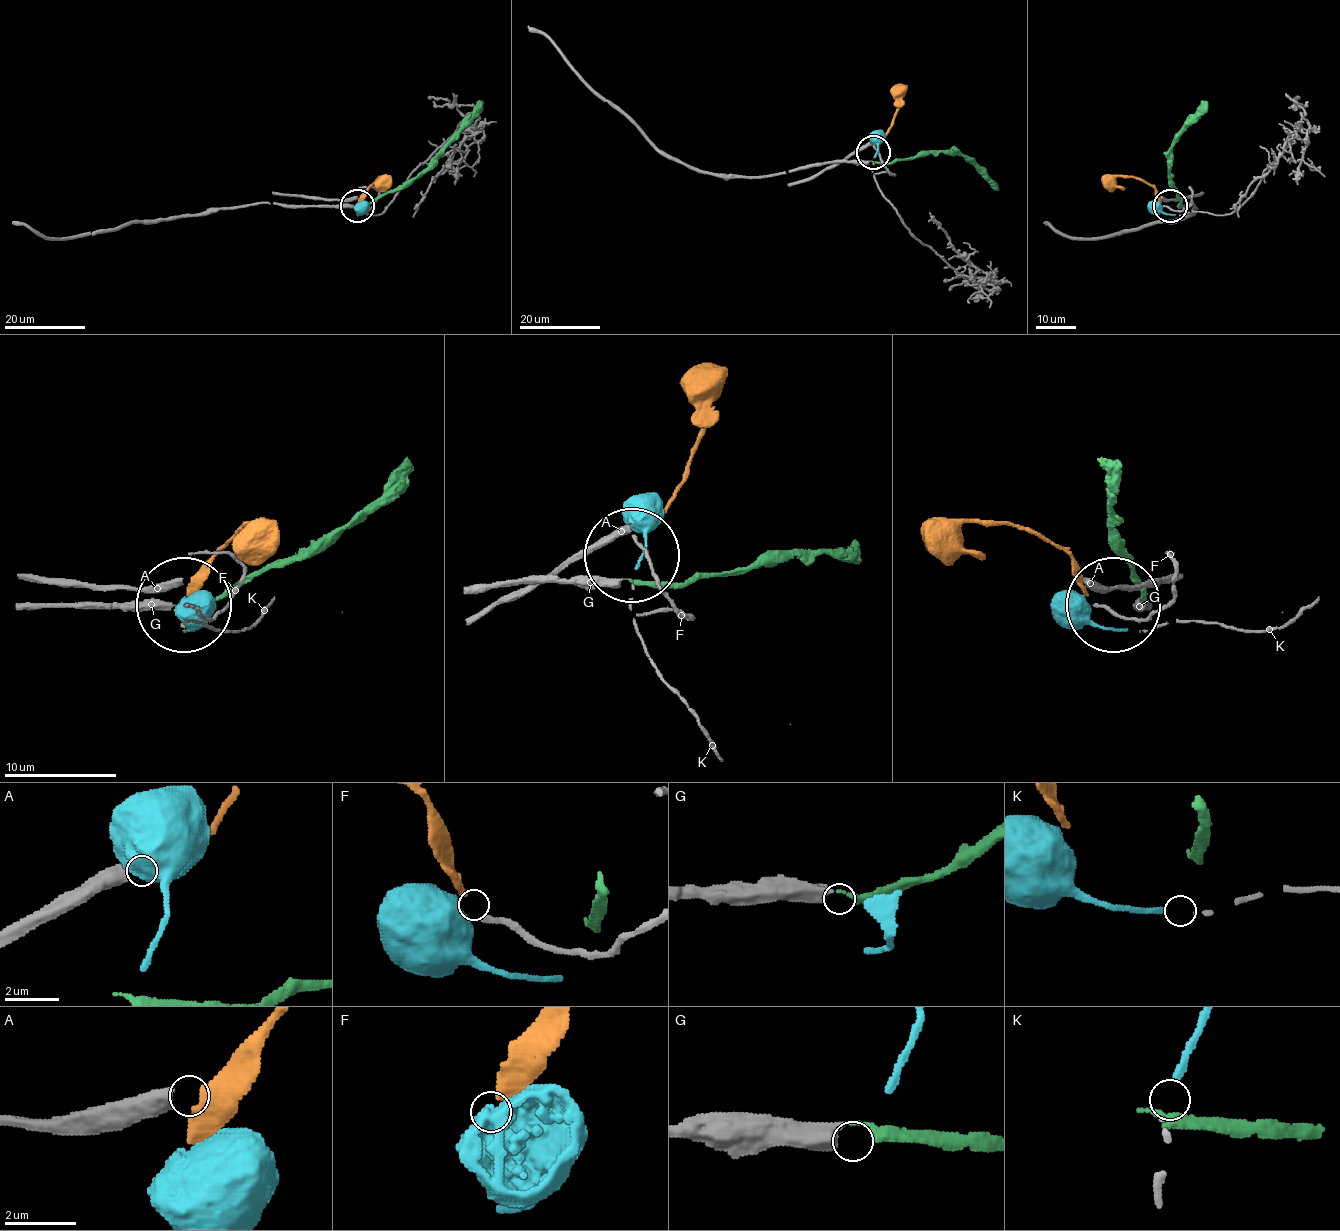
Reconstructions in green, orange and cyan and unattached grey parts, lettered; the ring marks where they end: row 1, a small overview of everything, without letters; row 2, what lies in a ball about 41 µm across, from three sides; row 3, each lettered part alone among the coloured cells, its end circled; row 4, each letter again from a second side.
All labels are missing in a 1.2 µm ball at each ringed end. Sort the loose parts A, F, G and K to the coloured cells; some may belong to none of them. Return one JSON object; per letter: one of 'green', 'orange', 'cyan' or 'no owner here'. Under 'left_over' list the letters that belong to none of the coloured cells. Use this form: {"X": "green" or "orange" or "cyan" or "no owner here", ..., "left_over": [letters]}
{"A": "no owner here", "F": "orange", "G": "green", "K": "cyan", "left_over": ["A"]}

